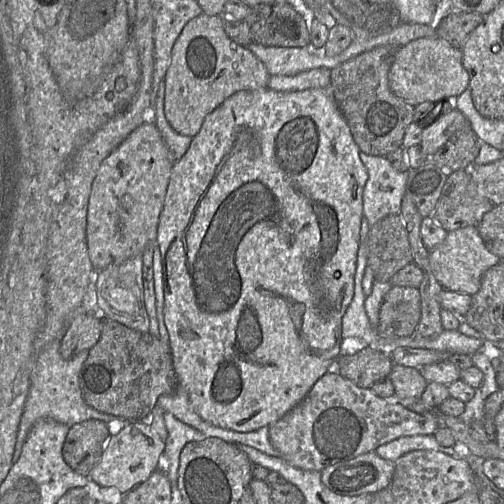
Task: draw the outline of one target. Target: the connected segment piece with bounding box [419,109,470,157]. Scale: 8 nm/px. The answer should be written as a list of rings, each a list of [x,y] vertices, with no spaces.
[[[458,110],[442,115],[423,128],[420,147],[428,157],[433,156],[455,133],[470,127],[465,116]]]

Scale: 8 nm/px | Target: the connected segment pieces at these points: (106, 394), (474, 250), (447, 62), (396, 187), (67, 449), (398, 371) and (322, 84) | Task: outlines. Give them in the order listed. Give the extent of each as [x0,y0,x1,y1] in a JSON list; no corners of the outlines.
[[79,318,178,423],[429,226,500,296],[388,35,469,106],[360,151,407,225],[63,419,111,476],[388,364,428,399],[267,68,331,92]]

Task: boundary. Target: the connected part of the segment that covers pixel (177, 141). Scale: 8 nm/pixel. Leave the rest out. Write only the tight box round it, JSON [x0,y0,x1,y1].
[155,80,193,160]

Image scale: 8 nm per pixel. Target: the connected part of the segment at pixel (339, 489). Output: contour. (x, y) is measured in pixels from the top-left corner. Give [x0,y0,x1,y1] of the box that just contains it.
[321,451,395,496]

